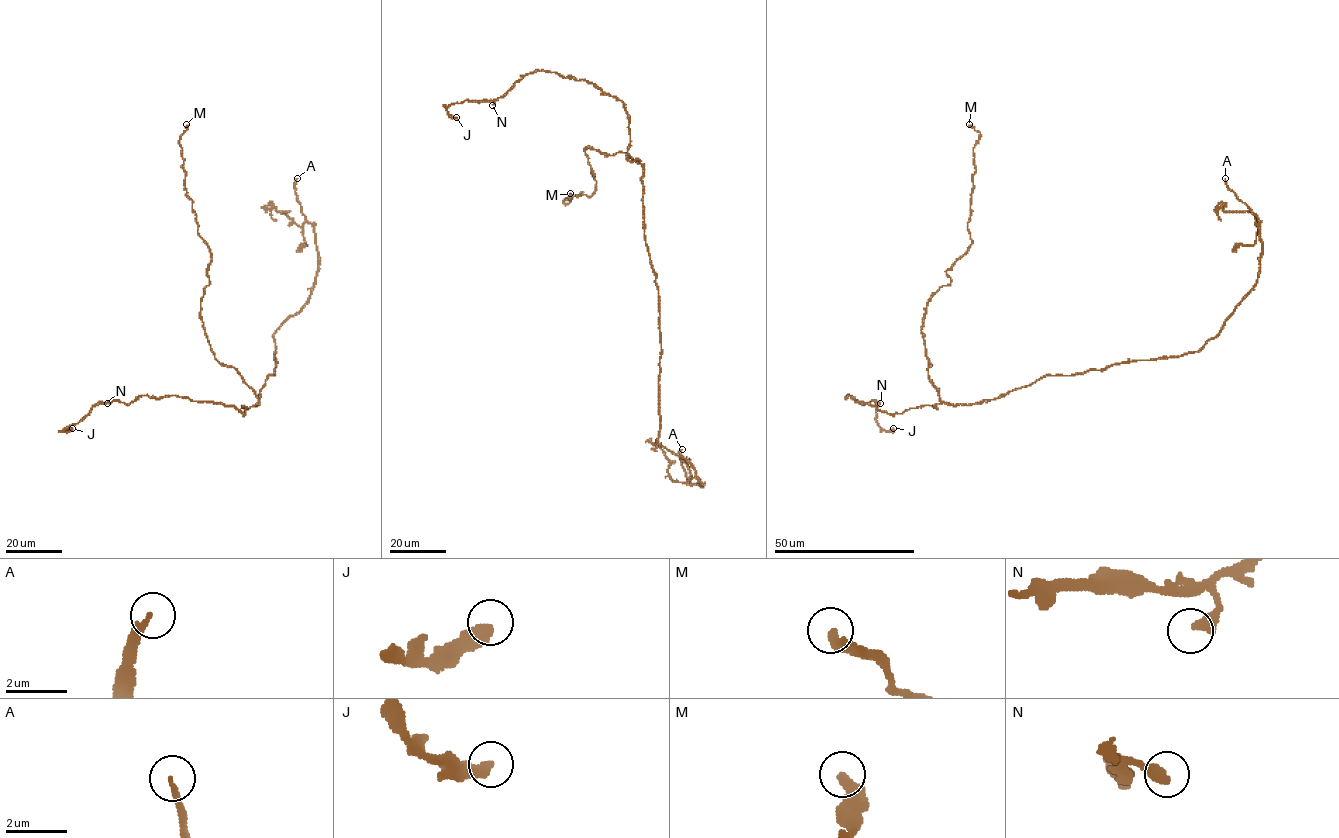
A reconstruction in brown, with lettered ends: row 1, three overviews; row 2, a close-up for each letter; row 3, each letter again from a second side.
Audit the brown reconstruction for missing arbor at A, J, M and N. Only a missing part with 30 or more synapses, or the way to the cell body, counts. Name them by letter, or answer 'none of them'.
A

